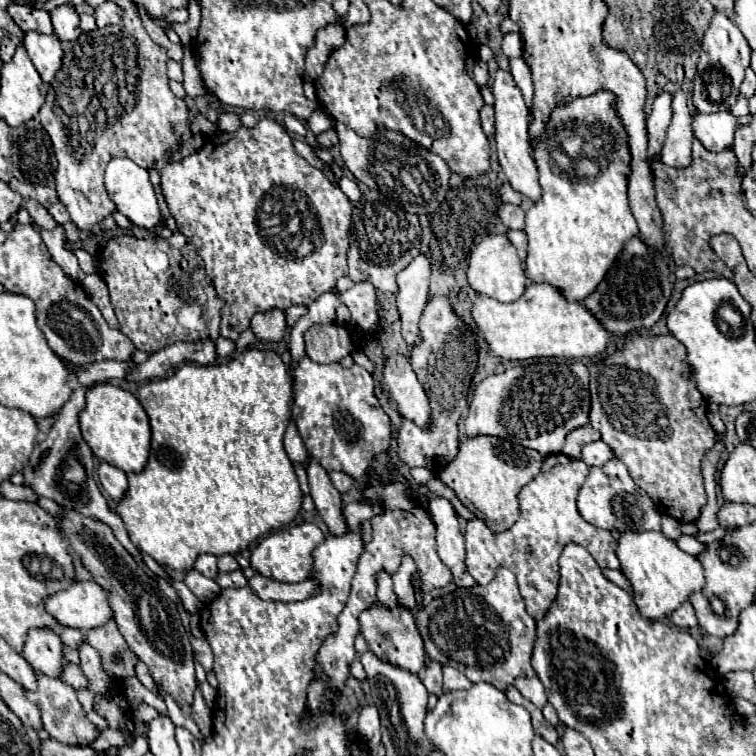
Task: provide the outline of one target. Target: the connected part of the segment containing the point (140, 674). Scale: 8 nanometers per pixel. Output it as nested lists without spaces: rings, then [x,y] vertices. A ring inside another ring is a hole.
[[[138,661],[135,667],[136,678],[148,688],[148,690],[152,690],[154,694],[158,694],[160,696],[160,692],[158,692],[158,686],[156,686],[156,682],[152,680],[152,676],[148,674],[148,668],[142,664],[141,661]]]

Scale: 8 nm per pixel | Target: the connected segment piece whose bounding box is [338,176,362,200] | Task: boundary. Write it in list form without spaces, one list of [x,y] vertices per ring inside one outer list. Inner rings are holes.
[[[344,176],[338,184],[340,184],[342,192],[344,192],[350,200],[360,200],[360,198],[362,198],[362,192],[360,192],[360,188],[358,188],[358,184],[356,184],[354,180],[350,180],[350,178]]]

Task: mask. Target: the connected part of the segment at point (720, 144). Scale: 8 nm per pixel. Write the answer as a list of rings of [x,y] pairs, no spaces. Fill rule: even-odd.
[[[714,112],[714,114],[698,114],[694,118],[694,136],[708,148],[710,152],[718,154],[732,146],[734,132],[736,132],[736,116],[732,112]]]

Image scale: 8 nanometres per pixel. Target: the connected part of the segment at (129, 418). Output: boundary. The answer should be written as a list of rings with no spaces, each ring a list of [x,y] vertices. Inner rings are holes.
[[[108,382],[94,386],[86,394],[86,408],[80,414],[82,436],[96,458],[120,468],[122,472],[142,472],[150,454],[150,422],[138,398]]]

